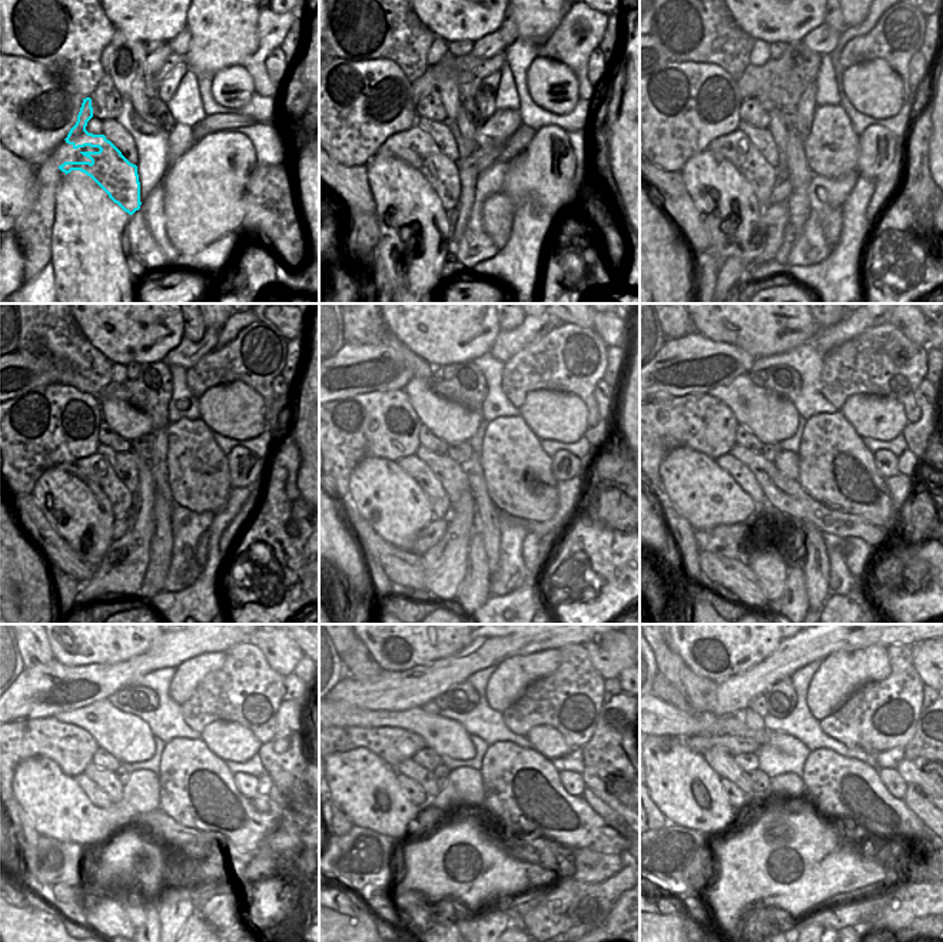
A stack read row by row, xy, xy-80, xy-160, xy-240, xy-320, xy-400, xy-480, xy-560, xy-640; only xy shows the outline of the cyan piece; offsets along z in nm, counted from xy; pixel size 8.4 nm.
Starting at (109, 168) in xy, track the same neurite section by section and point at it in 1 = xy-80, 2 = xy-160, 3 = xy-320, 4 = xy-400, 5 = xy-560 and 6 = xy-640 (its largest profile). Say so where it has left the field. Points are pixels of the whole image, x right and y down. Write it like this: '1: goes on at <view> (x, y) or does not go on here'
1: goes on at xy-80 (441, 172)
2: goes on at xy-160 (759, 172)
3: goes on at xy-320 (431, 486)
4: goes on at xy-400 (737, 470)
5: goes on at xy-560 (414, 792)
6: goes on at xy-640 (737, 798)

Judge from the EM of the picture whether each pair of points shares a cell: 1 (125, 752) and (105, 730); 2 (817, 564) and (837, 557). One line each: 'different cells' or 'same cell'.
1: same cell
2: different cells

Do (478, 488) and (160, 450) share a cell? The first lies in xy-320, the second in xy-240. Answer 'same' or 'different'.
same

